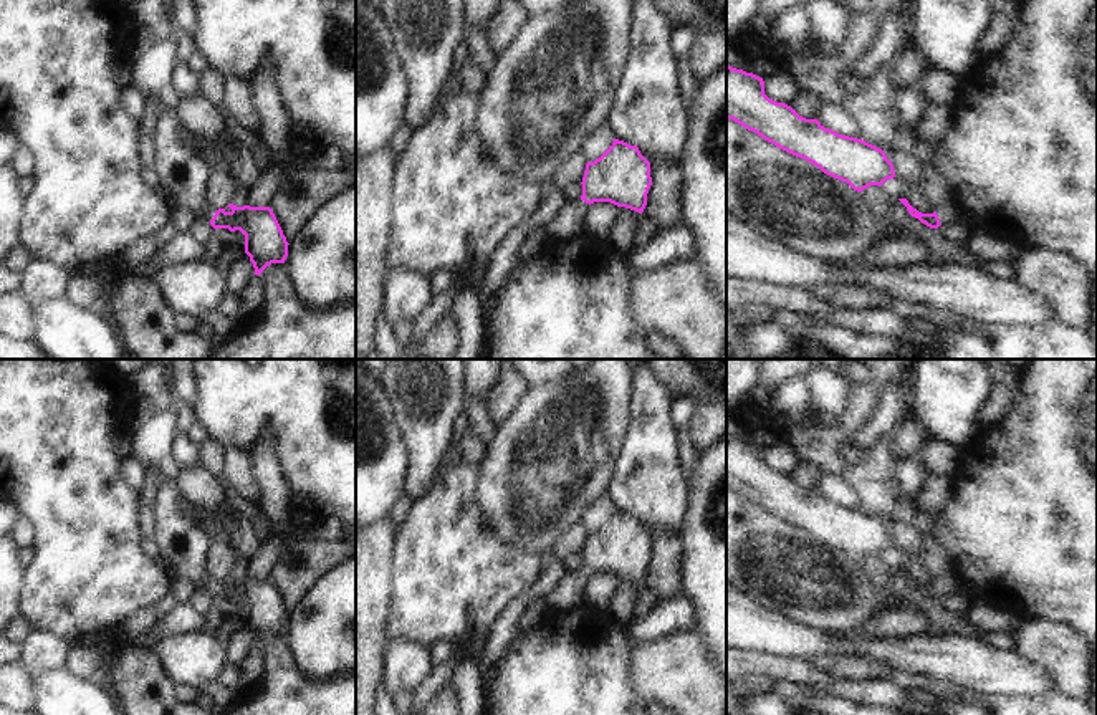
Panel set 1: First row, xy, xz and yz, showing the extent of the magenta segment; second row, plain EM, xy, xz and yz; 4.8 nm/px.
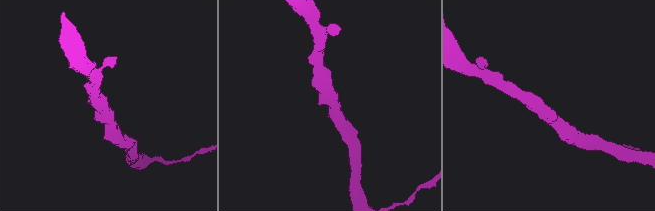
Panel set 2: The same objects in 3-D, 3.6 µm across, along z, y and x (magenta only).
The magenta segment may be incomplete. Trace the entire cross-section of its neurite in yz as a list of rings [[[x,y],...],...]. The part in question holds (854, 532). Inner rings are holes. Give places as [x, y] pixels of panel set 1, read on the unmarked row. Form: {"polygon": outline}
{"polygon": [[[726,437],[726,490],[806,530],[857,563],[897,548],[882,520],[799,487],[791,477],[764,465],[763,449],[731,437]]]}

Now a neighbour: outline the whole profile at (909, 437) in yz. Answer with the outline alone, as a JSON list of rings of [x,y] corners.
[[[915,419],[898,424],[887,437],[895,463],[917,457],[922,447],[933,440],[930,430]]]

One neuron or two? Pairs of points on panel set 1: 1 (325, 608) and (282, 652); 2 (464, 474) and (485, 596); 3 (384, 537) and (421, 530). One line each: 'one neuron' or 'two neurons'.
1: two neurons
2: one neuron
3: two neurons

